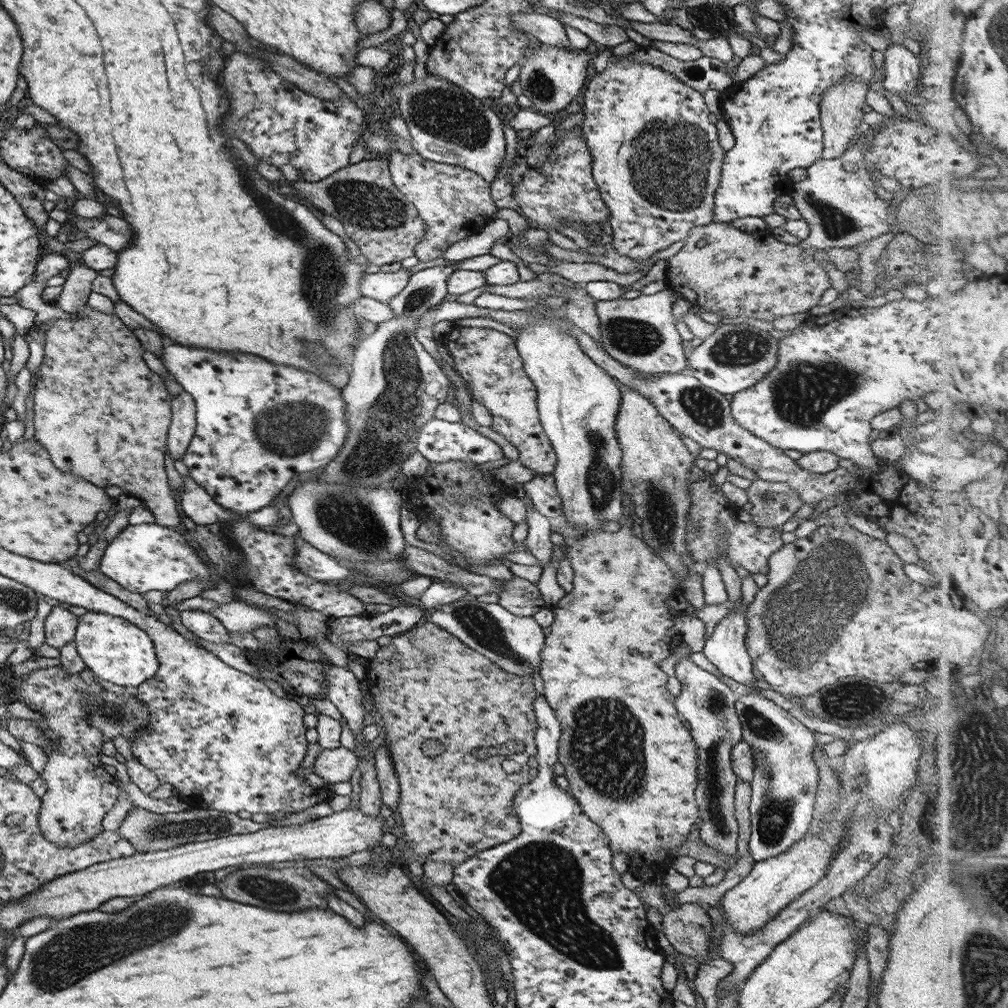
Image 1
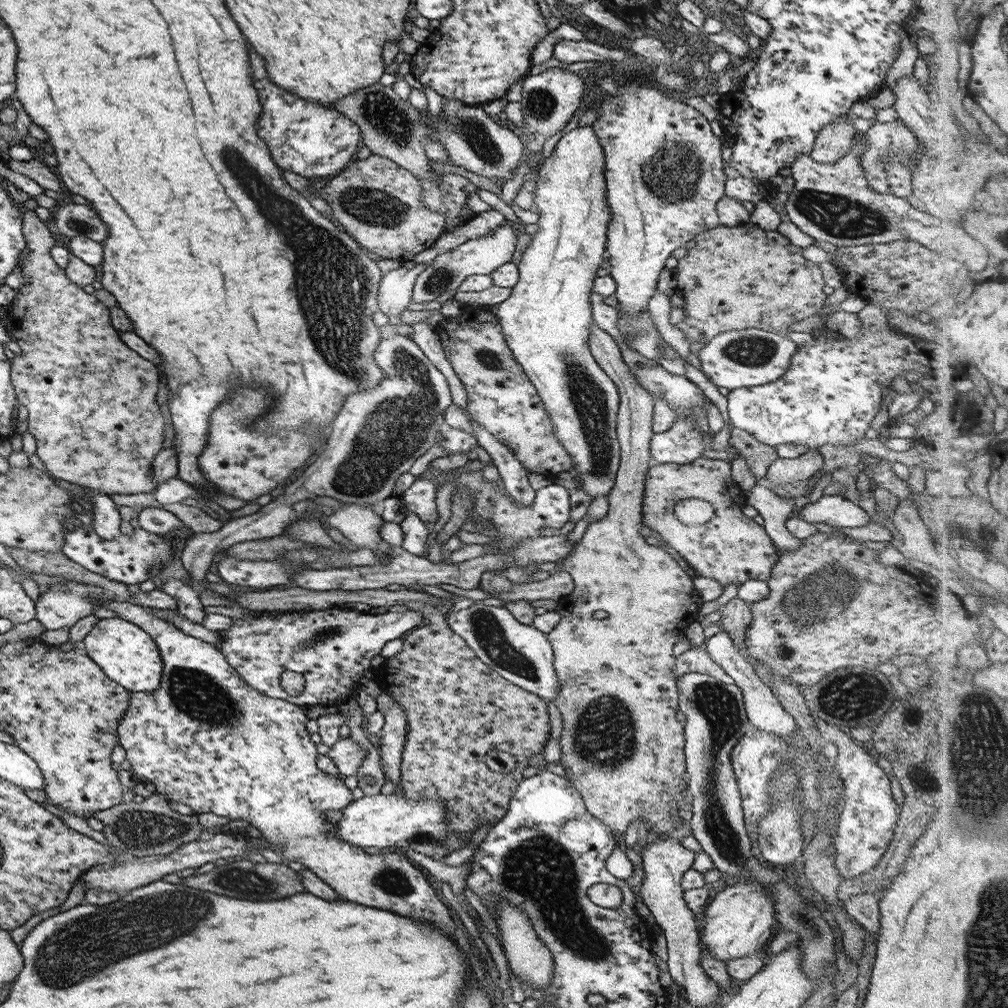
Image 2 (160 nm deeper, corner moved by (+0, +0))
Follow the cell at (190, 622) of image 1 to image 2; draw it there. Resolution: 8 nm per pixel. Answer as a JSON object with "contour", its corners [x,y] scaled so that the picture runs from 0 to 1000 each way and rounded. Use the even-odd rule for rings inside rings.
{"contour":[[[164,575],[159,585],[173,593],[175,604],[188,617],[200,619],[203,608],[193,586],[179,575]]]}

